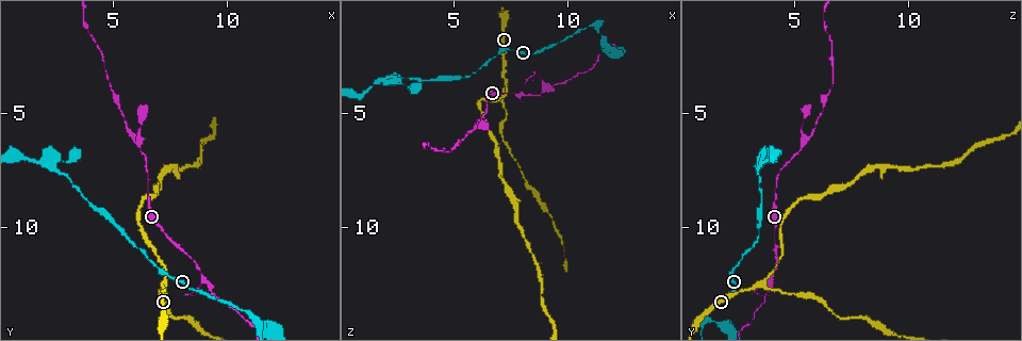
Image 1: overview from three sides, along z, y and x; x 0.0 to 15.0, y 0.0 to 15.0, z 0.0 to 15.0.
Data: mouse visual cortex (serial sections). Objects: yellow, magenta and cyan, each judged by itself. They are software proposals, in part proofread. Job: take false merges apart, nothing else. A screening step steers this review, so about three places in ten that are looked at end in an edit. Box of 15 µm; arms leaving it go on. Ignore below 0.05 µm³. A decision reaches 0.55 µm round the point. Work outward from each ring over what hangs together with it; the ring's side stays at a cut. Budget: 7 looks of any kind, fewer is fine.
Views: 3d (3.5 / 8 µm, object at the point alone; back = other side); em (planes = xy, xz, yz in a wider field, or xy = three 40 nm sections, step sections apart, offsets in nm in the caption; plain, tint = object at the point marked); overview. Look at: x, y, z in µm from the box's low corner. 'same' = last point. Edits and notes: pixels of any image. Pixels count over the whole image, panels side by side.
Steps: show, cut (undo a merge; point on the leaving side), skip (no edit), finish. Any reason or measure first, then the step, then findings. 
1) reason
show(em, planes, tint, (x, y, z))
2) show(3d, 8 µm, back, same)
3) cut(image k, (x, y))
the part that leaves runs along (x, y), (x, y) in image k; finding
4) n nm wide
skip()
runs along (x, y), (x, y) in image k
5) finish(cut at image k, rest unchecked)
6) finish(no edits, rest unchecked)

a fork
show(3d, 3.5 µm, (7.2, 12.4, 3.6))

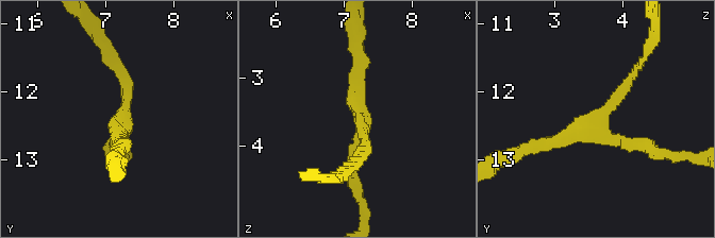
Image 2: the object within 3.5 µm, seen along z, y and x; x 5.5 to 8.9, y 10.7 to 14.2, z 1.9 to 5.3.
3 arms; arms of 150, 200, 200 nm
show(em, xy, step 1, tint, (7.25, 12.50, 3.60))

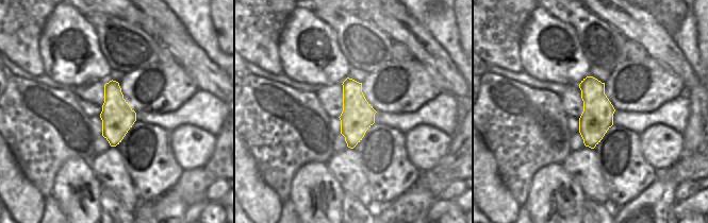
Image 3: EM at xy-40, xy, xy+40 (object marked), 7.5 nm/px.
skip()
one cell here

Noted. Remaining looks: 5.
narrows sharply
show(3d, 3.5 µm, (6.0, 6.2, 5.4))

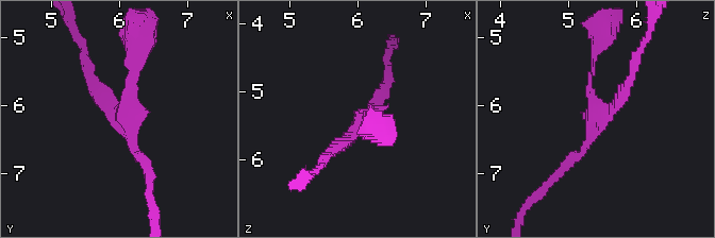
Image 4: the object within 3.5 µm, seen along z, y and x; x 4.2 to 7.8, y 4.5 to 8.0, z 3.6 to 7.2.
3 arms; arms of 100, 150, 200 nm; now the EM
show(em, xy, step 5, tint, (6.05, 6.20, 5.45))

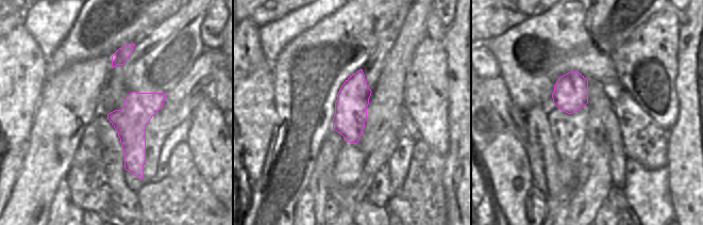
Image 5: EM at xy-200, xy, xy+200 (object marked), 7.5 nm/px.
another direction
show(em, xy, step 2, tint, same)

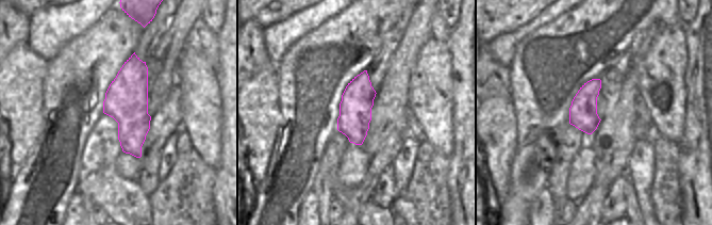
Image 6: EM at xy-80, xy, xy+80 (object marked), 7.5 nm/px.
skip()
runs along (562, 169), (632, 70) in image 4; continuous, no second cell

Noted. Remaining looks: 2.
a narrow waist
show(3d, 3.5 µm, (11.3, 13.9, 1.1))

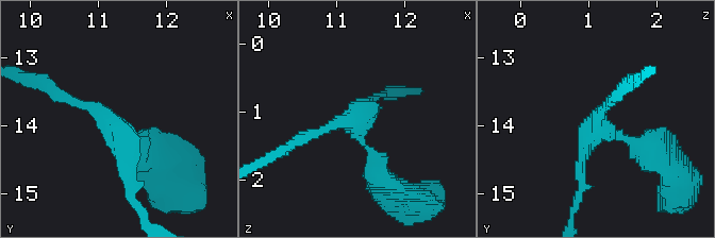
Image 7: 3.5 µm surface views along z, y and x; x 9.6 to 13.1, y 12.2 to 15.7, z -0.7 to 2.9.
3 arms; arms of 150, 200, 250 nm
show(em, xy, step 2, tint, (11.20, 14.00, 1.15))

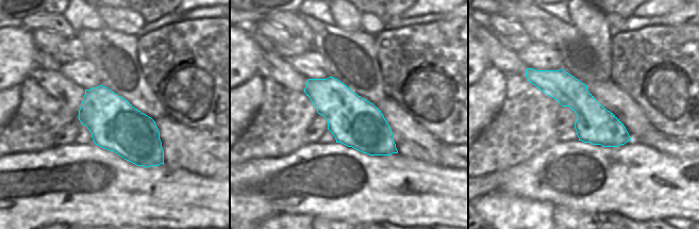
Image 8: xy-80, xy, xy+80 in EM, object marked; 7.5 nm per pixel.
skip()
runs along (531, 77), (560, 84), (627, 137) in image 8; one cell here

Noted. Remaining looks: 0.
finish(no edits, rest unchecked)

